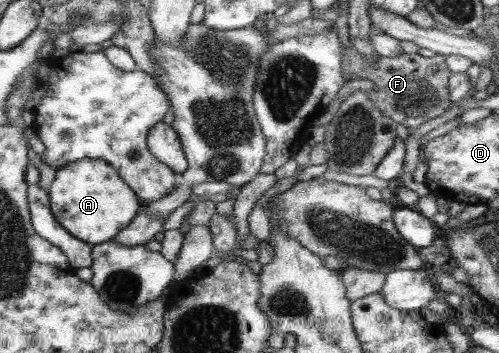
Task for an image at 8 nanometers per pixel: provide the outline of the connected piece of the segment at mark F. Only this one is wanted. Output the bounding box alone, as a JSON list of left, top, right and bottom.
[342,46,453,130]

